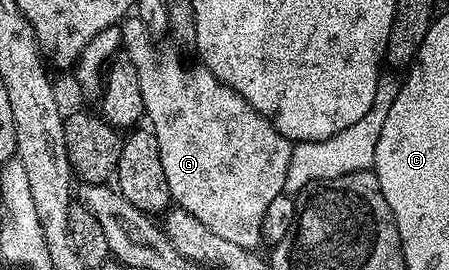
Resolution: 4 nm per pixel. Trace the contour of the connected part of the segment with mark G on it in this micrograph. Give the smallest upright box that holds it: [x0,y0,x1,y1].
[120,16,293,250]

